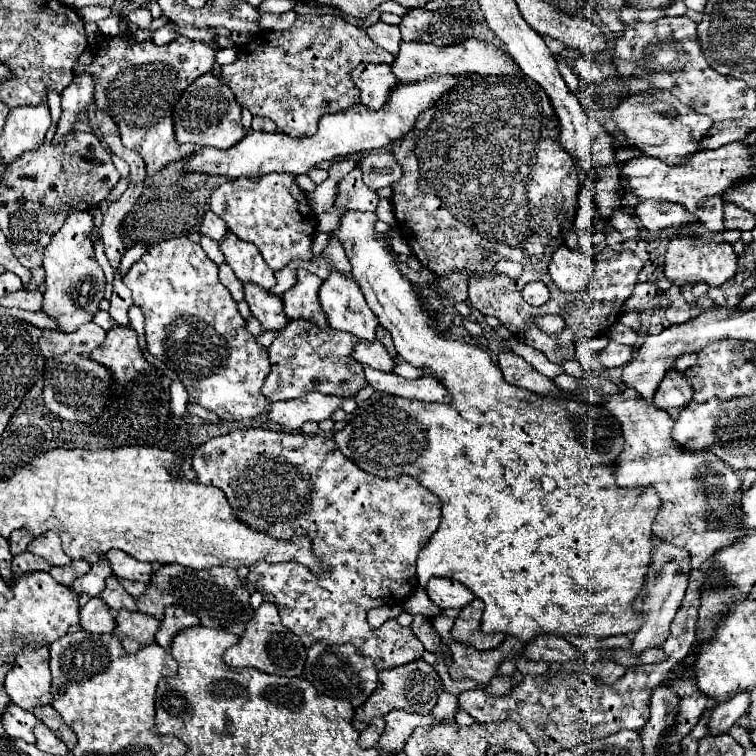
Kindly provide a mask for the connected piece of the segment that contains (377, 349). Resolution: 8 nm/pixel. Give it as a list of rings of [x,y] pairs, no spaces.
[[[379,339],[359,341],[359,345],[353,349],[353,359],[357,359],[363,365],[371,365],[379,371],[393,371],[395,367],[395,359],[389,355],[389,351]]]

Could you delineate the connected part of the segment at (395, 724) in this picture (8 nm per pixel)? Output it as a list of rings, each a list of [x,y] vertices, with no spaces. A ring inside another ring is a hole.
[[[391,711],[385,715],[385,729],[377,741],[377,749],[399,753],[403,751],[405,737],[409,737],[409,733],[413,733],[415,727],[429,727],[429,725],[433,725],[433,719],[429,715]]]

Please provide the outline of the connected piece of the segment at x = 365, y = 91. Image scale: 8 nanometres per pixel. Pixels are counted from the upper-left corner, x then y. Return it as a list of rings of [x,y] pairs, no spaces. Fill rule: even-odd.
[[[361,63],[351,73],[355,85],[361,91],[361,103],[369,109],[383,109],[389,93],[399,83],[391,71],[391,65],[385,63]]]

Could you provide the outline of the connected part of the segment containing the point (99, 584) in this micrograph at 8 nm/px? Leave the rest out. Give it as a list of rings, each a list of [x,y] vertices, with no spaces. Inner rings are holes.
[[[99,561],[97,565],[91,565],[91,571],[85,577],[79,577],[77,581],[73,581],[71,589],[77,595],[89,595],[89,597],[97,597],[103,589],[105,589],[105,579],[111,575],[111,567],[109,561]]]

